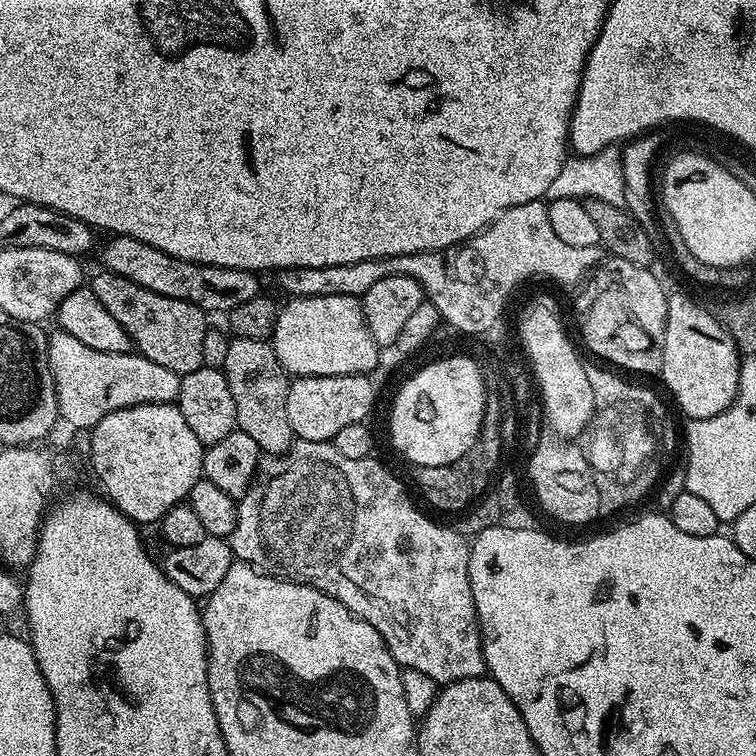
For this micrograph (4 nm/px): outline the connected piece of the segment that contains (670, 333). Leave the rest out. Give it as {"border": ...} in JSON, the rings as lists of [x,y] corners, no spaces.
{"border":[[[673,291],[668,297],[664,359],[659,371],[664,372],[664,384],[688,420],[717,416],[730,407],[740,385],[741,363],[741,351],[717,317],[699,308],[690,297]]]}

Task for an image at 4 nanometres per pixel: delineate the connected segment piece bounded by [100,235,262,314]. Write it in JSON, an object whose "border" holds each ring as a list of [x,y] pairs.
{"border":[[[113,235],[105,240],[108,241],[100,252],[100,260],[107,271],[122,278],[130,278],[130,282],[138,282],[138,286],[154,290],[154,294],[166,294],[166,298],[182,298],[182,302],[190,302],[206,314],[227,314],[234,310],[234,306],[242,306],[242,302],[250,302],[250,298],[261,295],[261,277],[255,272],[213,264],[195,264],[189,260],[174,258],[138,238],[129,236]]]}

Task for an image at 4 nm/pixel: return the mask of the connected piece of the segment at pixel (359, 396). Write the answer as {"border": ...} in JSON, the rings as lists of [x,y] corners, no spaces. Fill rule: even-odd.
{"border":[[[367,375],[363,376],[298,376],[289,383],[286,418],[290,418],[296,440],[331,442],[345,426],[363,424],[372,412],[376,392]]]}

